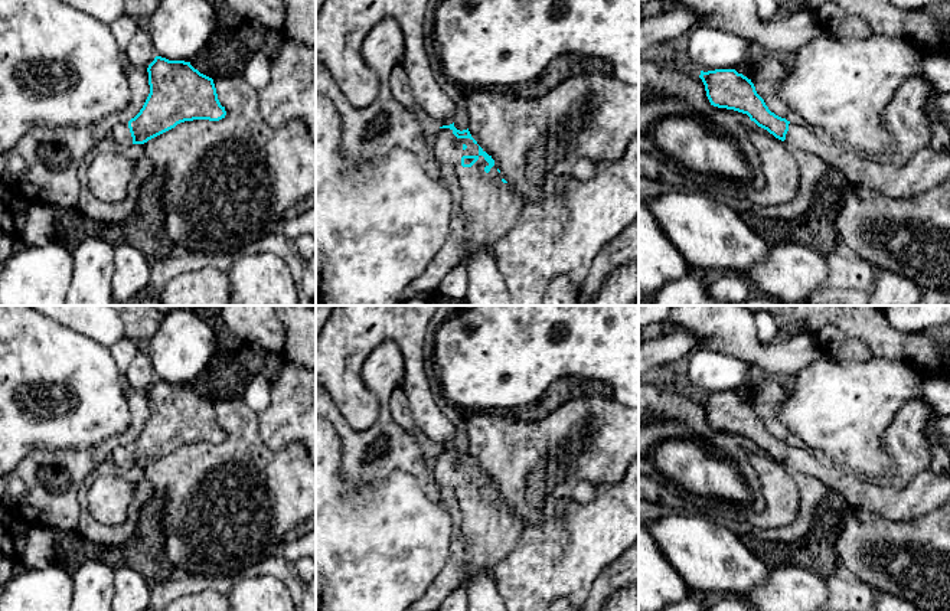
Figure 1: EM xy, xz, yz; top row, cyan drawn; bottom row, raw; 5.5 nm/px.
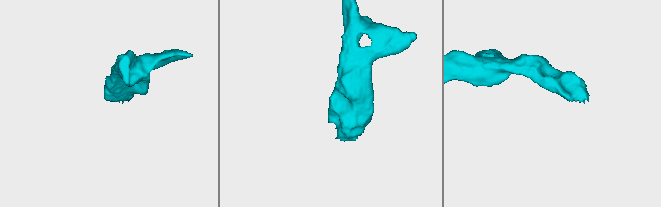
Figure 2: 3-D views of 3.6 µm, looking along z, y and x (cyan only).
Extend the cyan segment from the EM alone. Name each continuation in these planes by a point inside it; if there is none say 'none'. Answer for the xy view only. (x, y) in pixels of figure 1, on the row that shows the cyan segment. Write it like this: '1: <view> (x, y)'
1: xy (120, 134)

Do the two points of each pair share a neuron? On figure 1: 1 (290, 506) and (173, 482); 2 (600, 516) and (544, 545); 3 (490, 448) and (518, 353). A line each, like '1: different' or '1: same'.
1: same
2: same
3: different

